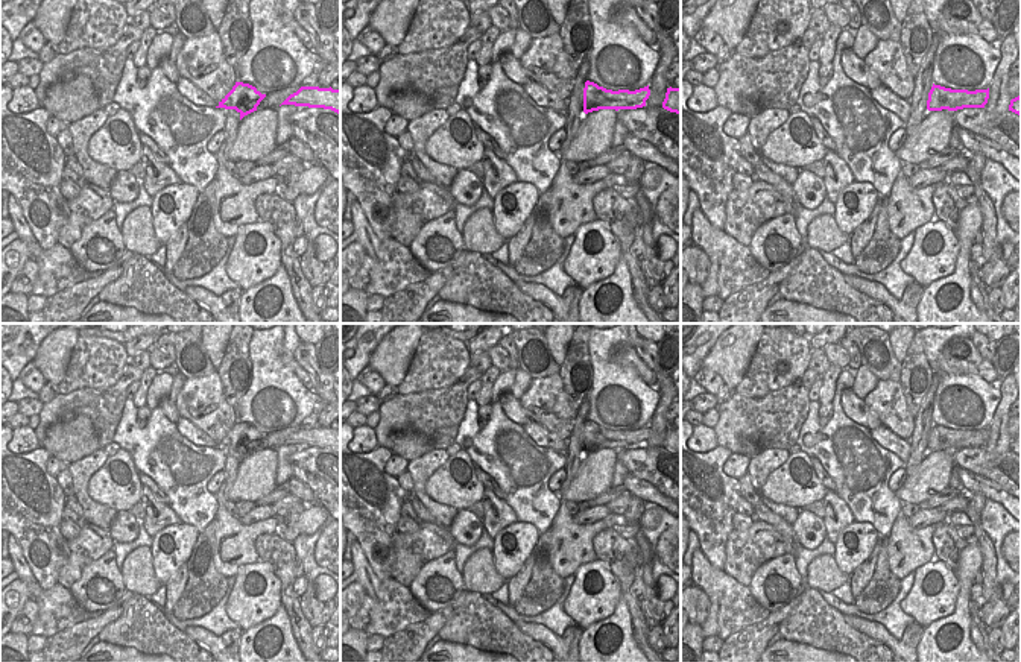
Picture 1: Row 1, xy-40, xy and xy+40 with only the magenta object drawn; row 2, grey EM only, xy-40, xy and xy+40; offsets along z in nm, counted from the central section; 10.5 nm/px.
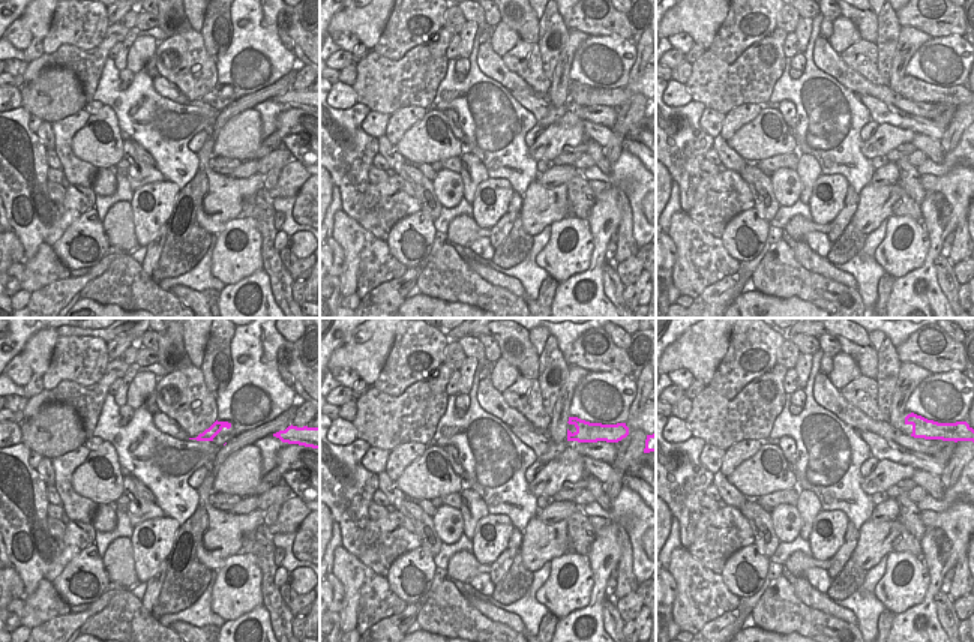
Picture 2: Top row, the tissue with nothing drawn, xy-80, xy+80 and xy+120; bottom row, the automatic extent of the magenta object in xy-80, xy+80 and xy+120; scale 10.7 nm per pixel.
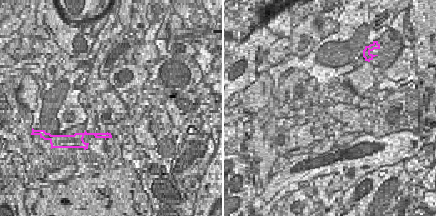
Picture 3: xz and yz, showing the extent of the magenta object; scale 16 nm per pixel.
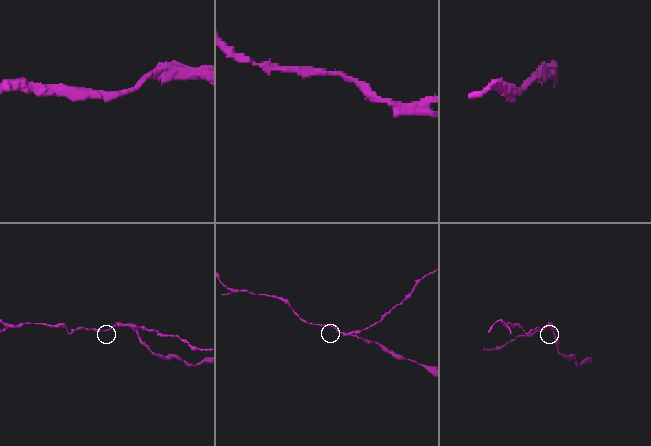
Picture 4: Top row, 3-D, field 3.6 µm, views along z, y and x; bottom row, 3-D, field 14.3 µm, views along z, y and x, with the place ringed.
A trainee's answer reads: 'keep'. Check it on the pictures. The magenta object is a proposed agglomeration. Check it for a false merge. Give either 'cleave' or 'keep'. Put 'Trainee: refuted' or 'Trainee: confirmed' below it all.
cleave
Trainee: refuted

